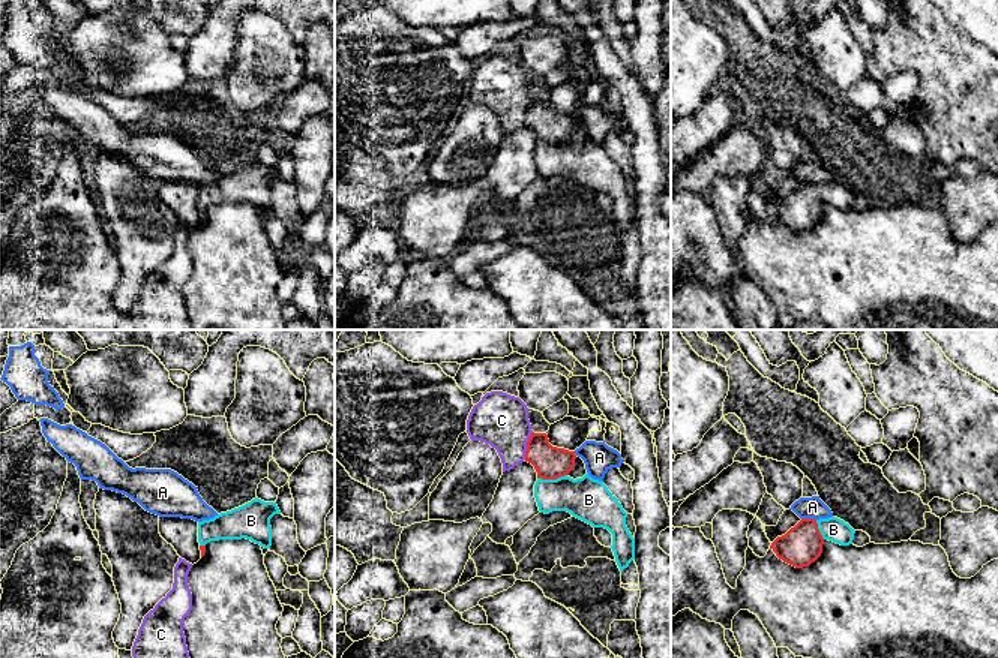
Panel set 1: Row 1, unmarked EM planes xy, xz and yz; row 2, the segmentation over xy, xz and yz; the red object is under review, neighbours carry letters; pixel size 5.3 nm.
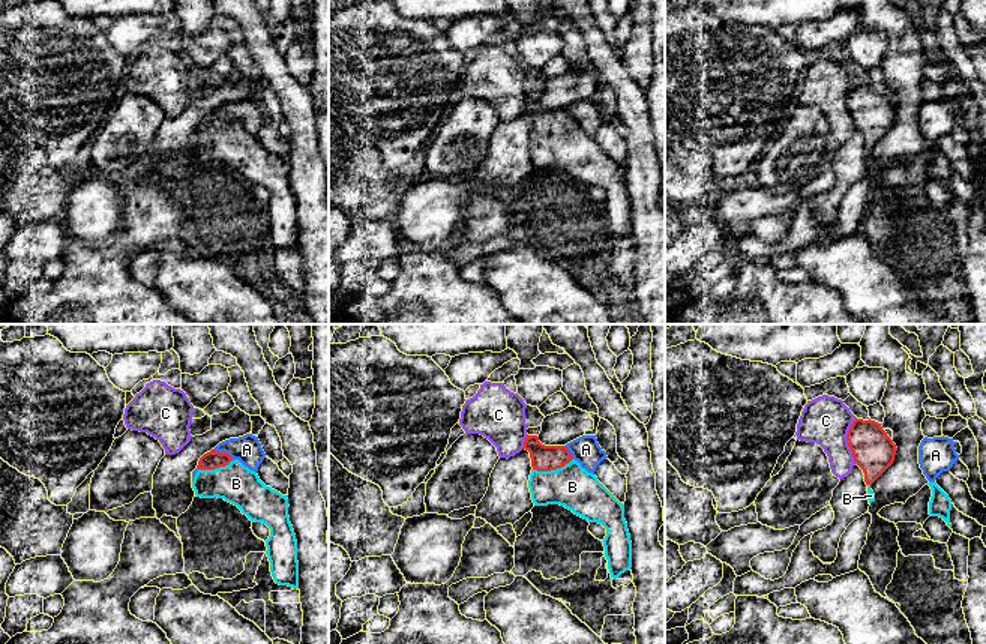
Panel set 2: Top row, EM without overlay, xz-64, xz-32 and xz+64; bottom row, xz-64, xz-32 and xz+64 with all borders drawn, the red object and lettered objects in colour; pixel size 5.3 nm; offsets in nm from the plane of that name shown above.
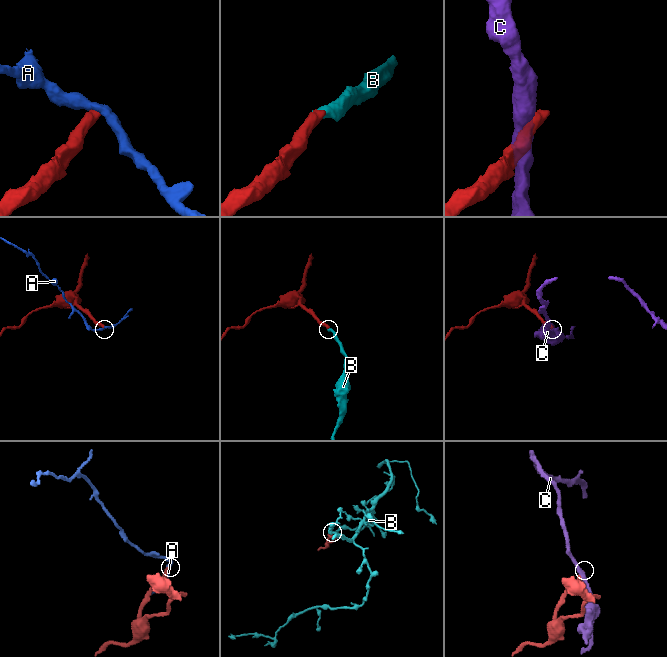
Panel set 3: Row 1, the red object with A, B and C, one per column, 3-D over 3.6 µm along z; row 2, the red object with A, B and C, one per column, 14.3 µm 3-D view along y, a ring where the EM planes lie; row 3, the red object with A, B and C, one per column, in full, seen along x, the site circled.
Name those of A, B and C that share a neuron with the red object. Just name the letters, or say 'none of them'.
B

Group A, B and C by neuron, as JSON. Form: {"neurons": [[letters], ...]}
{"neurons": [["A"], ["B"], ["C"]]}

